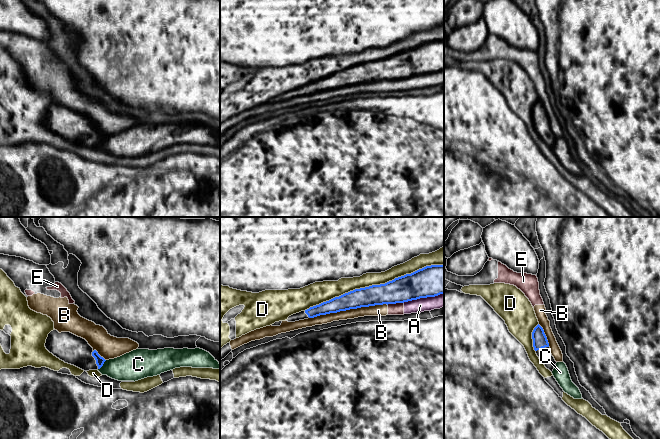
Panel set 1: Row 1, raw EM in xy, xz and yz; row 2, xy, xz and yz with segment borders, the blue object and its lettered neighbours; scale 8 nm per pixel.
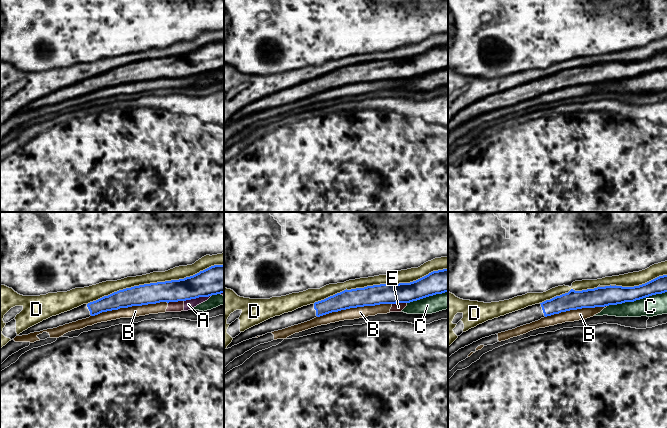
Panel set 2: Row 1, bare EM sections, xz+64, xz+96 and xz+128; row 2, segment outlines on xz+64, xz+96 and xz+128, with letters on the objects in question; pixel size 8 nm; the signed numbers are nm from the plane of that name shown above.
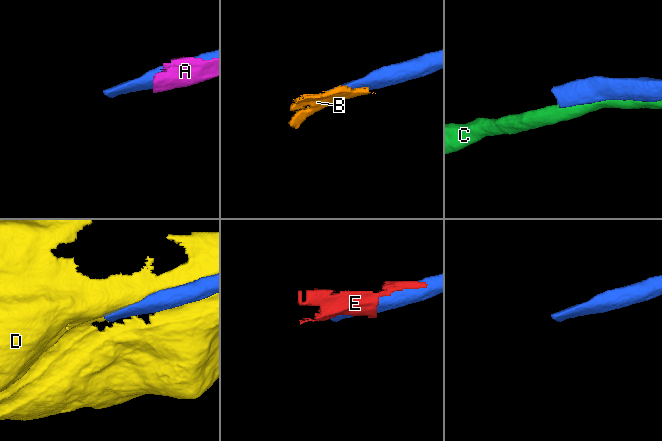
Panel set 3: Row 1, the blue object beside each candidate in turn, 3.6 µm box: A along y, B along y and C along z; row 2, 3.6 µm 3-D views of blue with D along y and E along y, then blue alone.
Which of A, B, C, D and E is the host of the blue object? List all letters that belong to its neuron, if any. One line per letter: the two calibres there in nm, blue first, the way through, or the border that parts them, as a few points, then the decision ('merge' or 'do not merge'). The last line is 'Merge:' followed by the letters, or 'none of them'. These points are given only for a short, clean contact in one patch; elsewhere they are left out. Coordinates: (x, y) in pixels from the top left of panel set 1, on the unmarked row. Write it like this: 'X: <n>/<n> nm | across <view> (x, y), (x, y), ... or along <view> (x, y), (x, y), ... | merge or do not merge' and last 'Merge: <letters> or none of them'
A: 260/110 nm | do not merge
B: 160/100 nm | do not merge
C: 70/240 nm | do not merge
D: 200/130 nm | do not merge
E: 220/100 nm | do not merge
Merge: none of them

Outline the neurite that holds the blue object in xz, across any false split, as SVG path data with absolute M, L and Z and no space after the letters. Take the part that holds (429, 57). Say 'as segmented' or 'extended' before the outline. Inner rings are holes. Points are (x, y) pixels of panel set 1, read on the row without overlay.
extended; M444 40L426 42L385 60L355 65L293 90L286 97L295 98L361 83L404 79L440 70L444 70Z

